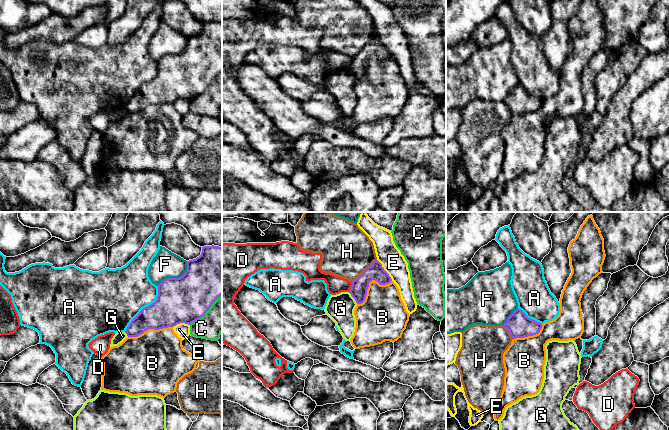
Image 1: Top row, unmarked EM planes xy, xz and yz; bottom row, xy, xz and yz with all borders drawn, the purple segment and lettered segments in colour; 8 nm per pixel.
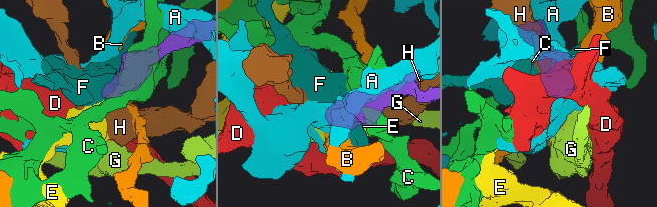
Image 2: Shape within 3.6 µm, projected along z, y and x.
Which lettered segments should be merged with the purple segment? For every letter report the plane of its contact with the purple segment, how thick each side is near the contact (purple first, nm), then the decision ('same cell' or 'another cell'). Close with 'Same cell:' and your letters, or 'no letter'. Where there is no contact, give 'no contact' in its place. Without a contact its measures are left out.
A: xy | 320/440 nm | another cell
B: xz | 140/360 nm | another cell
C: xy | 360/240 nm | another cell
D: xz | 140/140 nm | another cell
E: xz | 130/190 nm | another cell
F: xy | 360/220 nm | another cell
G: xz | 140/220 nm | another cell
H: xz | 140/400 nm | another cell
Same cell: no letter

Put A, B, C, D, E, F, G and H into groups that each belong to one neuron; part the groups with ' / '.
A / B / C / D / E / F / G / H

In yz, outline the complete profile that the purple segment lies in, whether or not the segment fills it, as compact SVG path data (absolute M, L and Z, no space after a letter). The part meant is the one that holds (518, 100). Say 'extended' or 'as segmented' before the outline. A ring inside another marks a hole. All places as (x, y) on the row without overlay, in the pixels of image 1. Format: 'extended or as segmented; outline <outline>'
as segmented; outline M517 85L508 94L504 103L509 107L511 113L516 115L538 110L542 100L528 94L522 86Z

